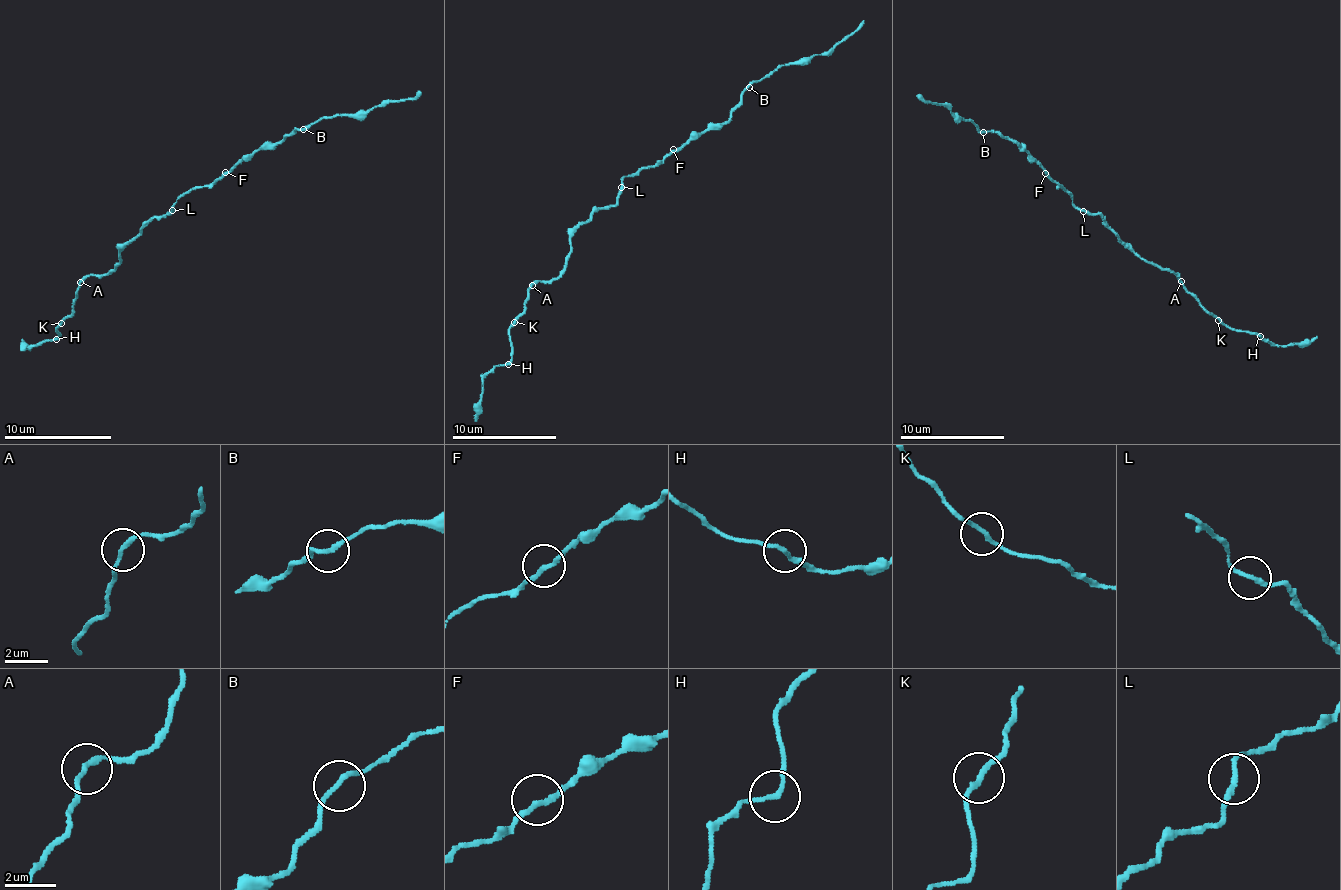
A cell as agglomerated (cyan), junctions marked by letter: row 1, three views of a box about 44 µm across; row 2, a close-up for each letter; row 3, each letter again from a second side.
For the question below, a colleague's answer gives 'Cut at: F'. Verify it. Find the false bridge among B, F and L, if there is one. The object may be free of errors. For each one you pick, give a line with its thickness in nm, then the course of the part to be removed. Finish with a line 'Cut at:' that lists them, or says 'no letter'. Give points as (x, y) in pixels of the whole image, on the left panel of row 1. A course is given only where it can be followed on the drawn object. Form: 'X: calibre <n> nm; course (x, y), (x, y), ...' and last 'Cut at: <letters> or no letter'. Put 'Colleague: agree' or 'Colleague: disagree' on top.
Colleague: disagree
Cut at: no letter

